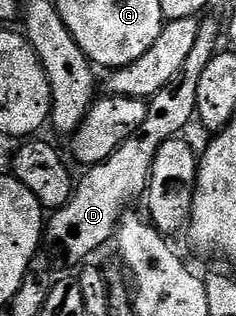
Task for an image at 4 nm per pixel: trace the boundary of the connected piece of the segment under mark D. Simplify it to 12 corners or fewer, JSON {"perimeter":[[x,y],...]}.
{"perimeter":[[202,21],[178,76],[144,123],[91,165],[44,233],[70,261],[111,244],[148,187],[152,159],[195,120],[219,52]]}

